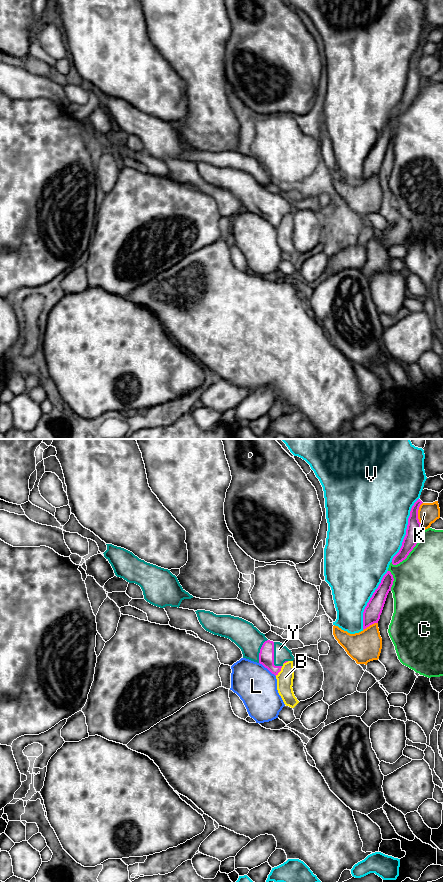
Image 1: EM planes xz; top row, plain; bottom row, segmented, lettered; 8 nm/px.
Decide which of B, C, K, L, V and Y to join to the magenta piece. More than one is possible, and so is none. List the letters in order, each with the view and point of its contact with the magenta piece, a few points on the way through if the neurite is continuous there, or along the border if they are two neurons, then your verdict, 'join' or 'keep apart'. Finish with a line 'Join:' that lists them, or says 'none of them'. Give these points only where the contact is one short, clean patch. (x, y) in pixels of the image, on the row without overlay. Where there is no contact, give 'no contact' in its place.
B: contact xz (279, 223); keep apart
C: contact xz (412, 101); keep apart
K: contact xz (417, 68); keep apart
L: contact xz (267, 220); keep apart
V: contact xz (406, 82); keep apart
Y: contact xz (273, 209); way xz (266, 208), (273, 209), (281, 205); join
Join: Y

